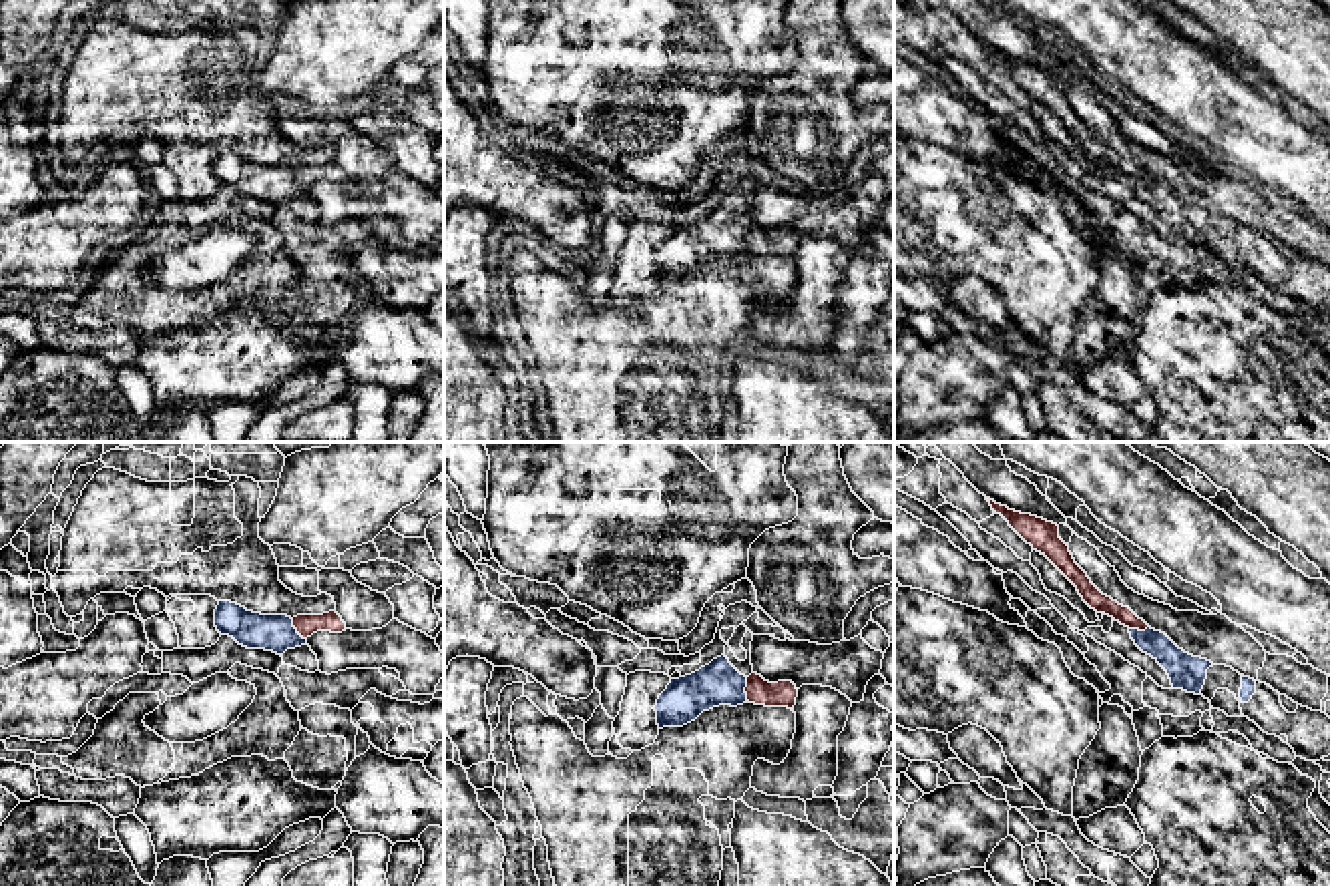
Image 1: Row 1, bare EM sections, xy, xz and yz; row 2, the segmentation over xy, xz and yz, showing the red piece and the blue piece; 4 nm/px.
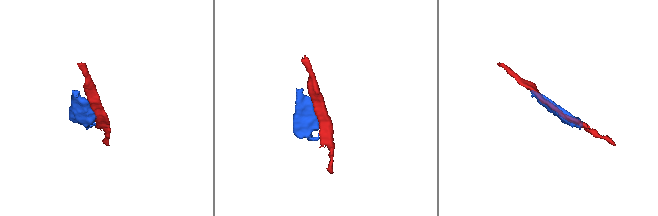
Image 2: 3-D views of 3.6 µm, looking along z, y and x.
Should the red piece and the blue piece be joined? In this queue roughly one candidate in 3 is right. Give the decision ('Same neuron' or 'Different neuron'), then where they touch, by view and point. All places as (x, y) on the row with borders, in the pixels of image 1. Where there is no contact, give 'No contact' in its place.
Different neuron. Touches red at xz (746, 690)

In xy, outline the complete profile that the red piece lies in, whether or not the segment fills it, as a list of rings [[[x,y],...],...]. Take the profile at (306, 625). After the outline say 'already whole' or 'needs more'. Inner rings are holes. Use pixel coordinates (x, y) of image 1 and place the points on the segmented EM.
[[[336,611],[323,615],[297,615],[293,617],[293,627],[303,639],[311,637],[317,631],[331,631],[331,633],[346,631],[346,623]]]; already whole

